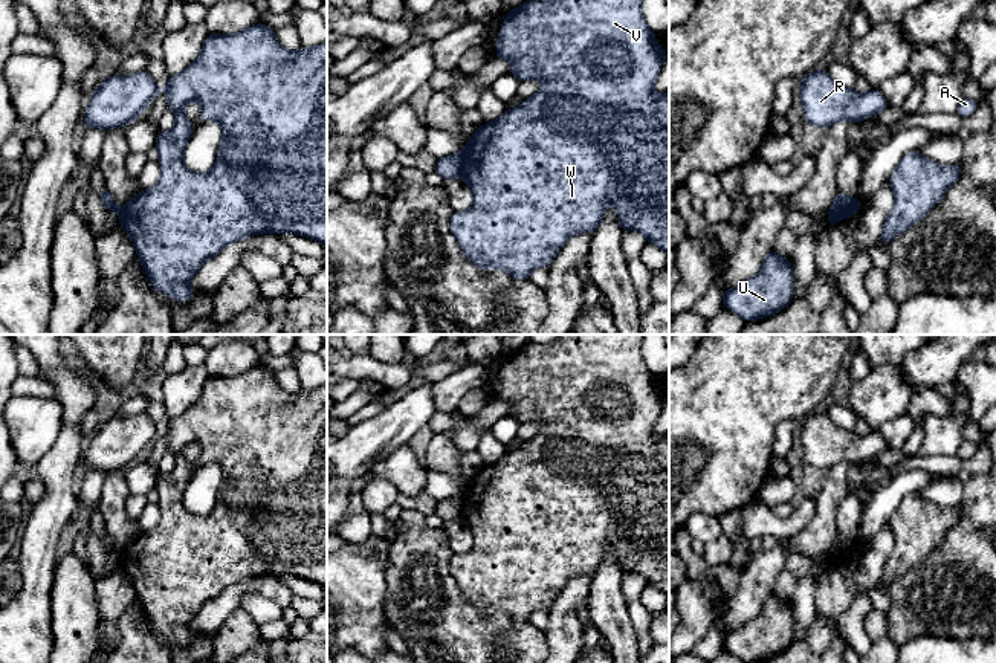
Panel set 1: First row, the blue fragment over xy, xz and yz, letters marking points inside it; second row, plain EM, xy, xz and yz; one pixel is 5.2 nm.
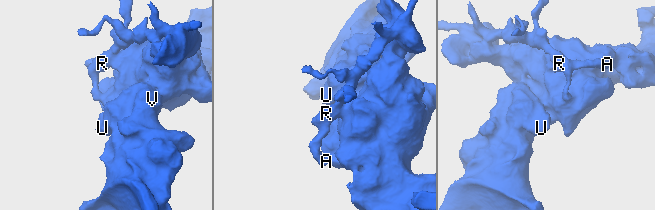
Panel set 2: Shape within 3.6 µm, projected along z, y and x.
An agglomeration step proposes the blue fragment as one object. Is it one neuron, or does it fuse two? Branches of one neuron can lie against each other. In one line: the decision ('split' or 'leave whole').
split

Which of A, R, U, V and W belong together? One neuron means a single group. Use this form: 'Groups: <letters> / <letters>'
Groups: A R / U V W

